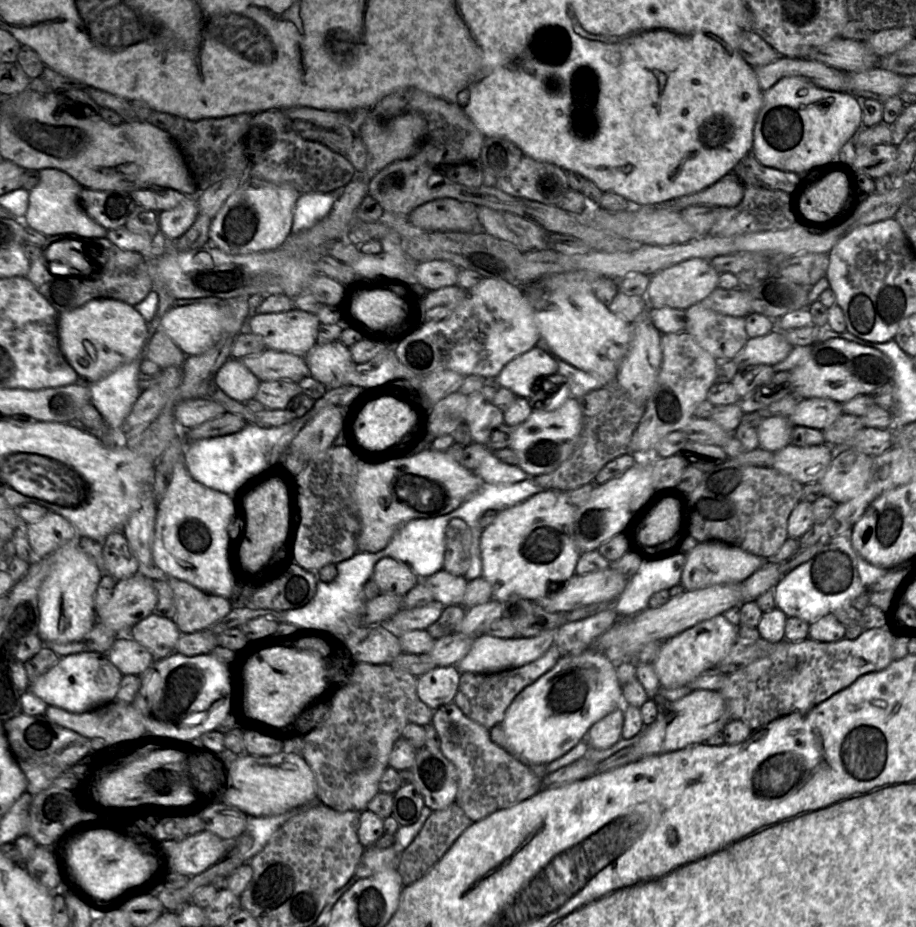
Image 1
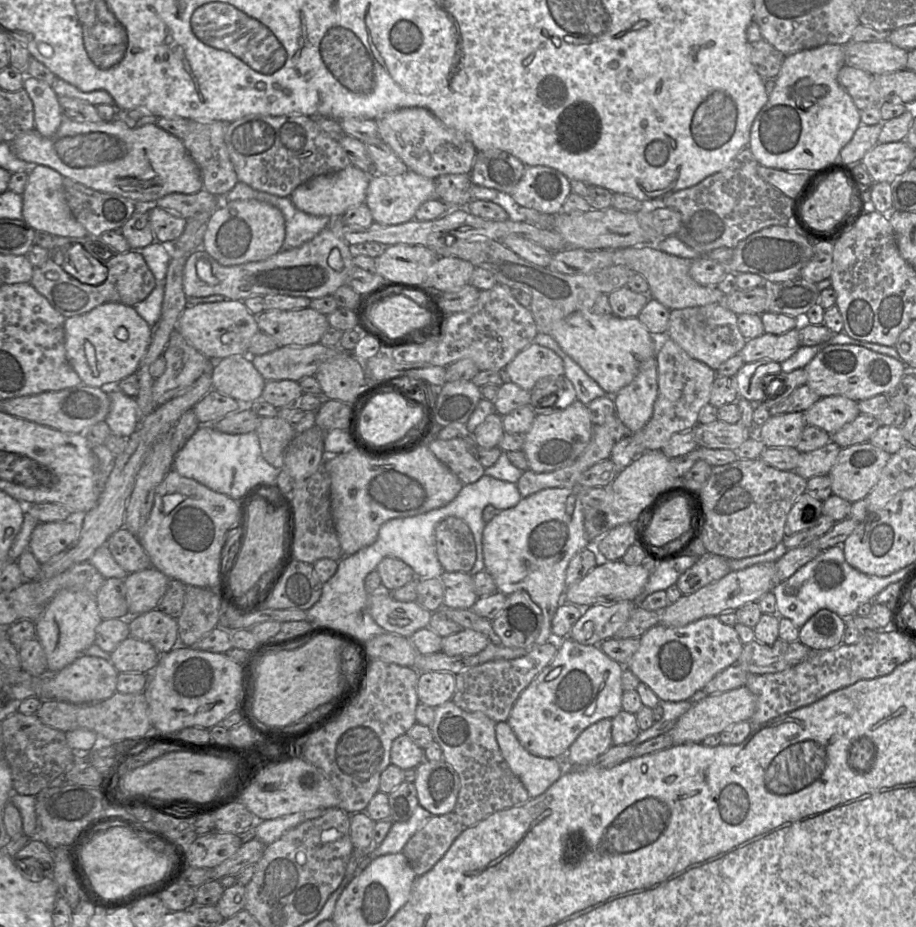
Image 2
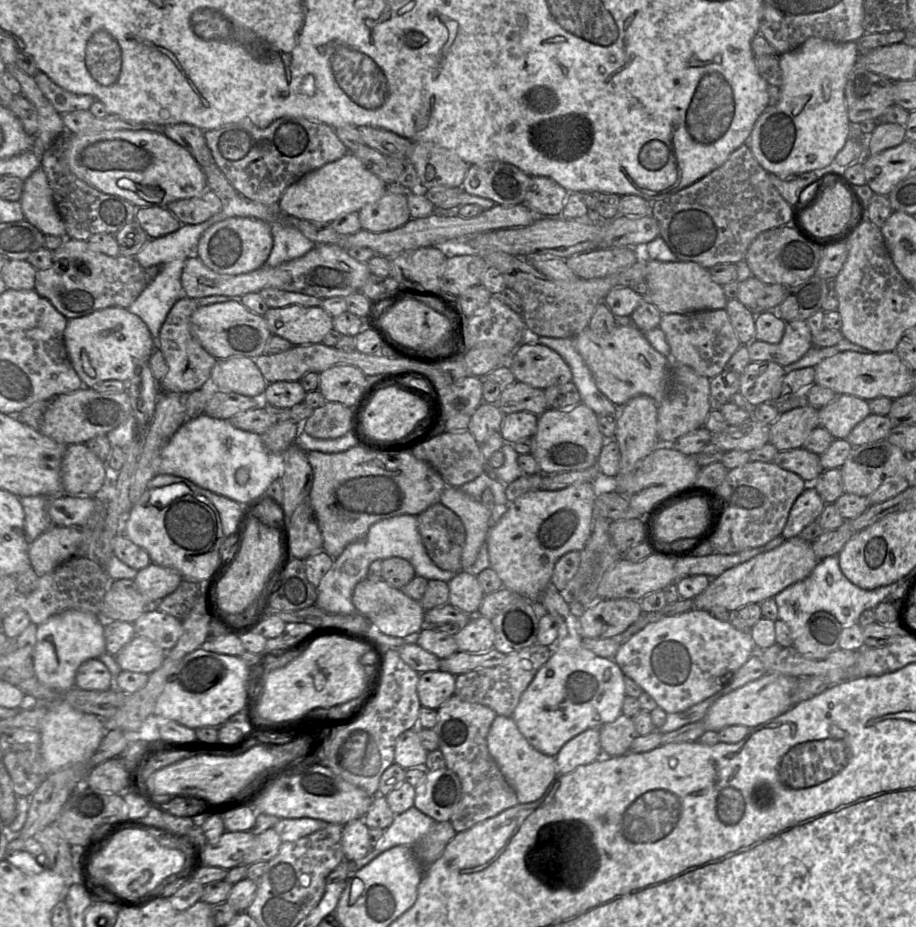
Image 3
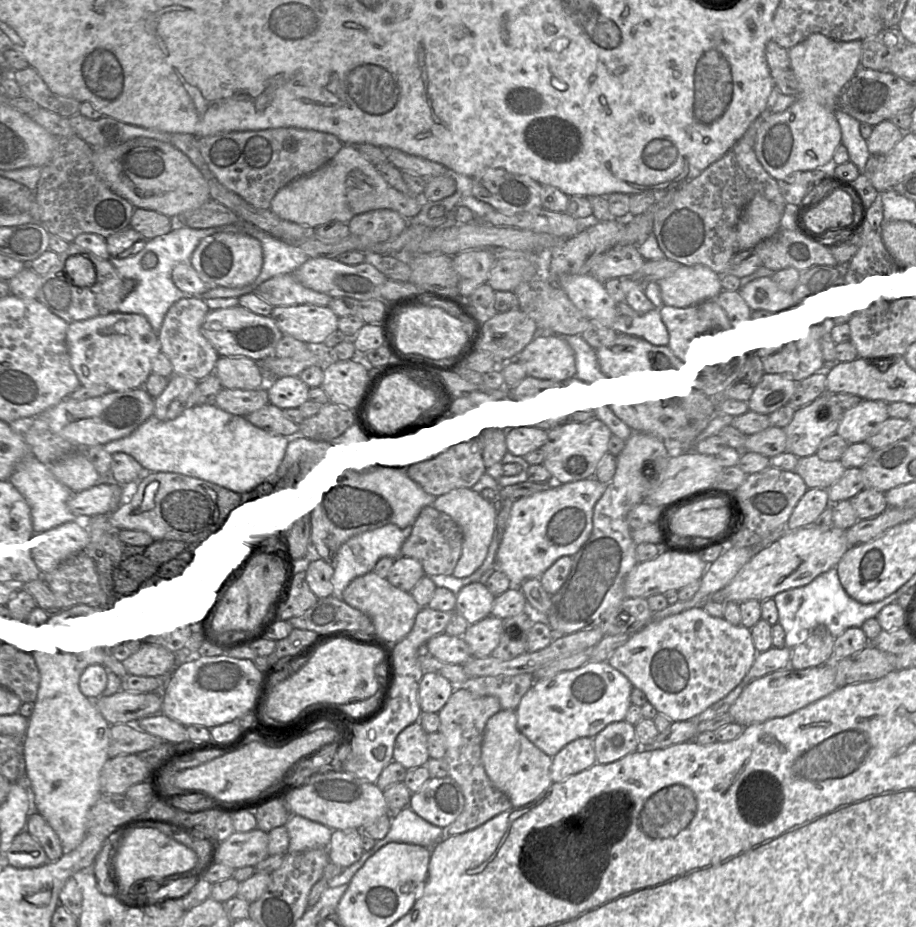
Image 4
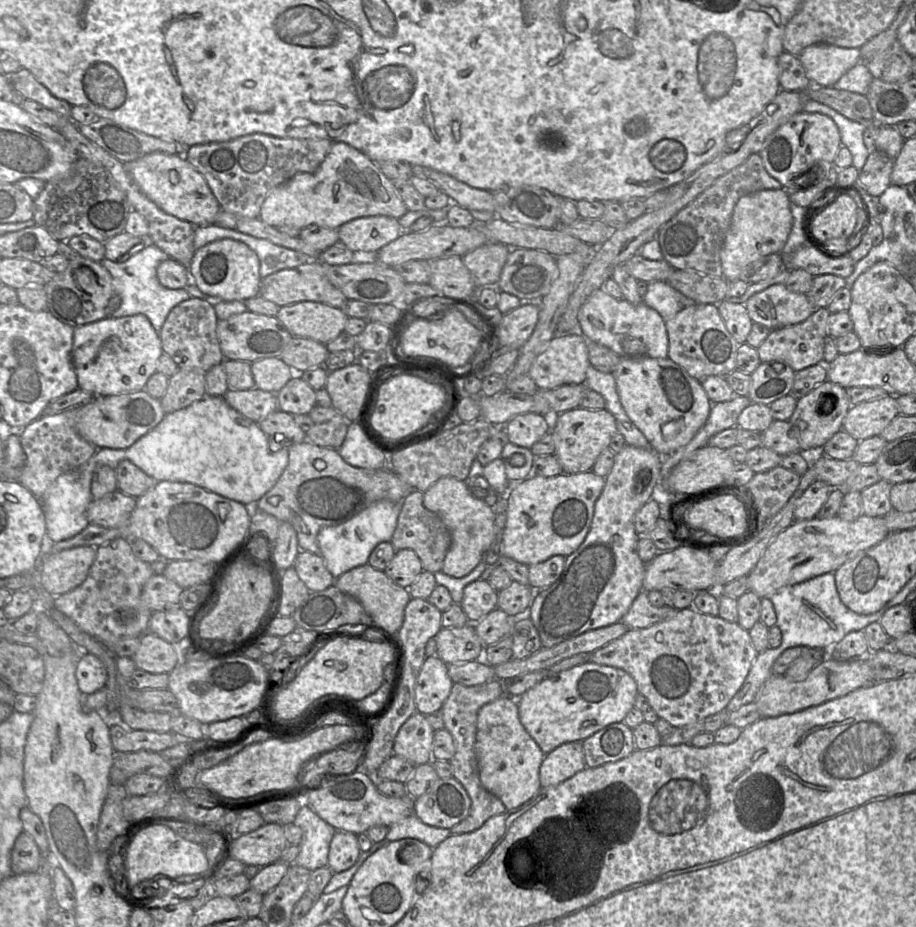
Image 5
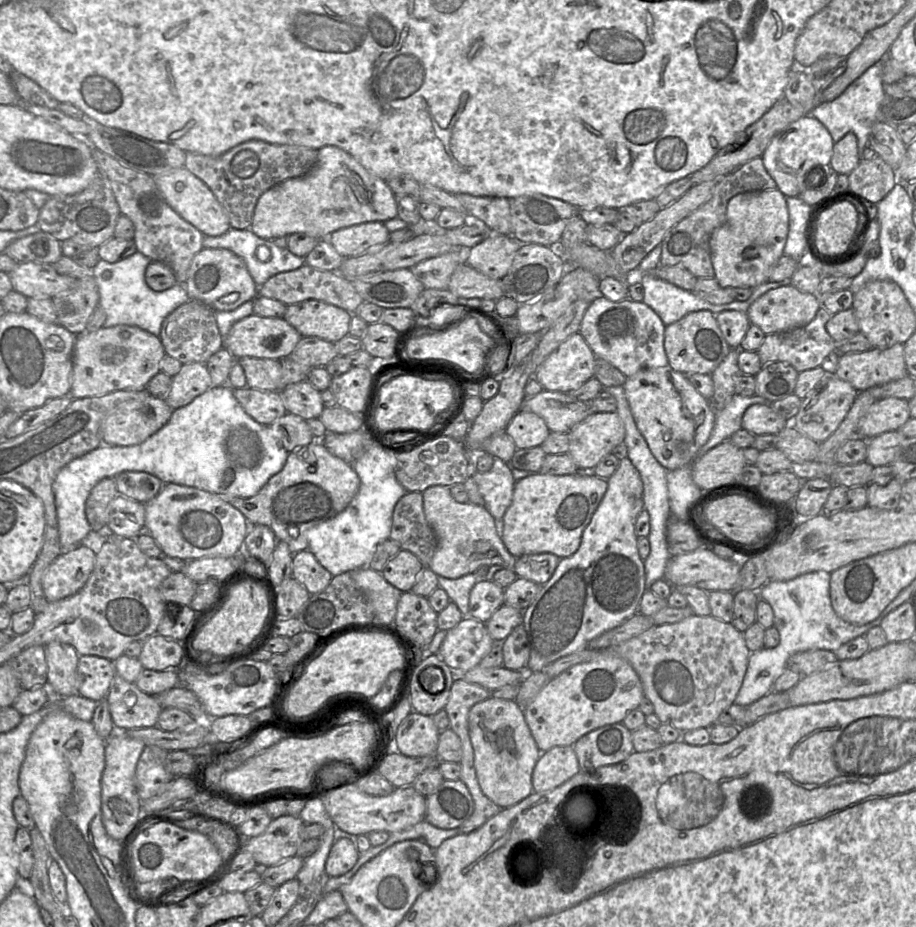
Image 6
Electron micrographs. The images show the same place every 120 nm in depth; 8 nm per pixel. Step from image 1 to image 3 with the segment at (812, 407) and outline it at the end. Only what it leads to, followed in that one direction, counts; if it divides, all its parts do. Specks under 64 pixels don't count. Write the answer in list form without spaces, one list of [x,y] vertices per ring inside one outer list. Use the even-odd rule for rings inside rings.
[[[841,394],[819,409],[819,426],[825,428],[834,439],[846,439],[851,430],[870,414],[868,400]]]

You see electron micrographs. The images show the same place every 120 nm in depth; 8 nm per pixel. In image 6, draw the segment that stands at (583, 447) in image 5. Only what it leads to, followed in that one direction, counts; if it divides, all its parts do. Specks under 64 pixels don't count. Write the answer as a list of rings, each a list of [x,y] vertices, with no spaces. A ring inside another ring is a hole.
[[[594,412],[567,433],[568,454],[579,471],[592,471],[599,461],[624,441],[625,428],[615,412]]]

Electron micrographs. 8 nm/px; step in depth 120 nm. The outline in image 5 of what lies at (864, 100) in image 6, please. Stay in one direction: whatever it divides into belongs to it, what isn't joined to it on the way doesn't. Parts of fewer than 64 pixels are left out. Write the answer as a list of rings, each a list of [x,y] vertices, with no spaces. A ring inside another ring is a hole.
[[[807,100],[802,111],[824,114],[836,123],[840,133],[841,144],[850,151],[852,166],[859,172],[870,153],[863,141],[863,133],[866,127],[857,121],[845,117],[833,108],[813,100]]]

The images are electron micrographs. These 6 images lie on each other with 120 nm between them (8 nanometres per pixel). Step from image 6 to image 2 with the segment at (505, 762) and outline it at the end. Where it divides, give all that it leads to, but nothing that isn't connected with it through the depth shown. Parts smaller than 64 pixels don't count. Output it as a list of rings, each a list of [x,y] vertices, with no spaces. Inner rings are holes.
[[[507,721],[496,723],[495,734],[505,761],[512,772],[523,783],[530,798],[537,797],[544,793],[565,771],[566,765],[562,762],[564,759],[540,757],[527,751],[519,742]]]

